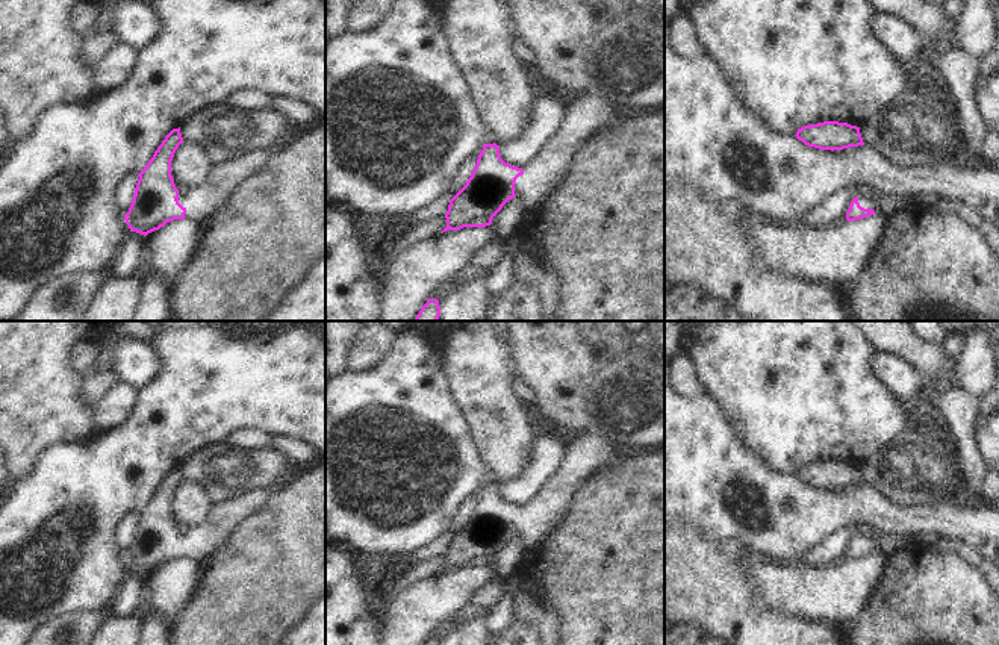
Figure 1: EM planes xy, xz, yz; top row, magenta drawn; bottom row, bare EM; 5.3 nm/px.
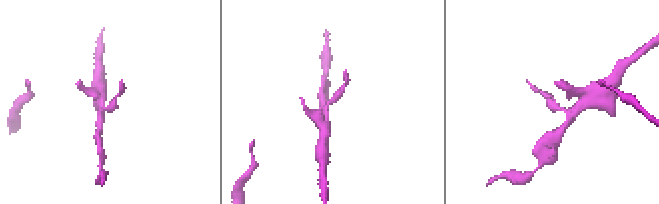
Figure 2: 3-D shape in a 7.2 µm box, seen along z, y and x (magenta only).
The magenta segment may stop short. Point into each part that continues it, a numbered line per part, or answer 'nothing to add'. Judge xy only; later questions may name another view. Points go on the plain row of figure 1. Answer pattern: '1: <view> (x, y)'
1: xy (202, 542)

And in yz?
1: yz (866, 539)

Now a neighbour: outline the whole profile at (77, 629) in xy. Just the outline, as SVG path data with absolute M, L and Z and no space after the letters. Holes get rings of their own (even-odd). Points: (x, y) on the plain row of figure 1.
M107 612L65 615L38 627L26 645L88 645Z

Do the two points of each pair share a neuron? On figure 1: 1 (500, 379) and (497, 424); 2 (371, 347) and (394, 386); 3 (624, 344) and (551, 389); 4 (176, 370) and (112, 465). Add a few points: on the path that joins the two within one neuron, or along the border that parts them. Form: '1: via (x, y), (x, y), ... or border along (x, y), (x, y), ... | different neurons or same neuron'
1: via (497, 389), (497, 414) | same neuron
2: border along (397, 336), (391, 348), (371, 367), (347, 370) | different neurons
3: via (606, 344), (597, 344), (569, 371) | same neuron
4: via (176, 397), (176, 414), (140, 450) | same neuron

